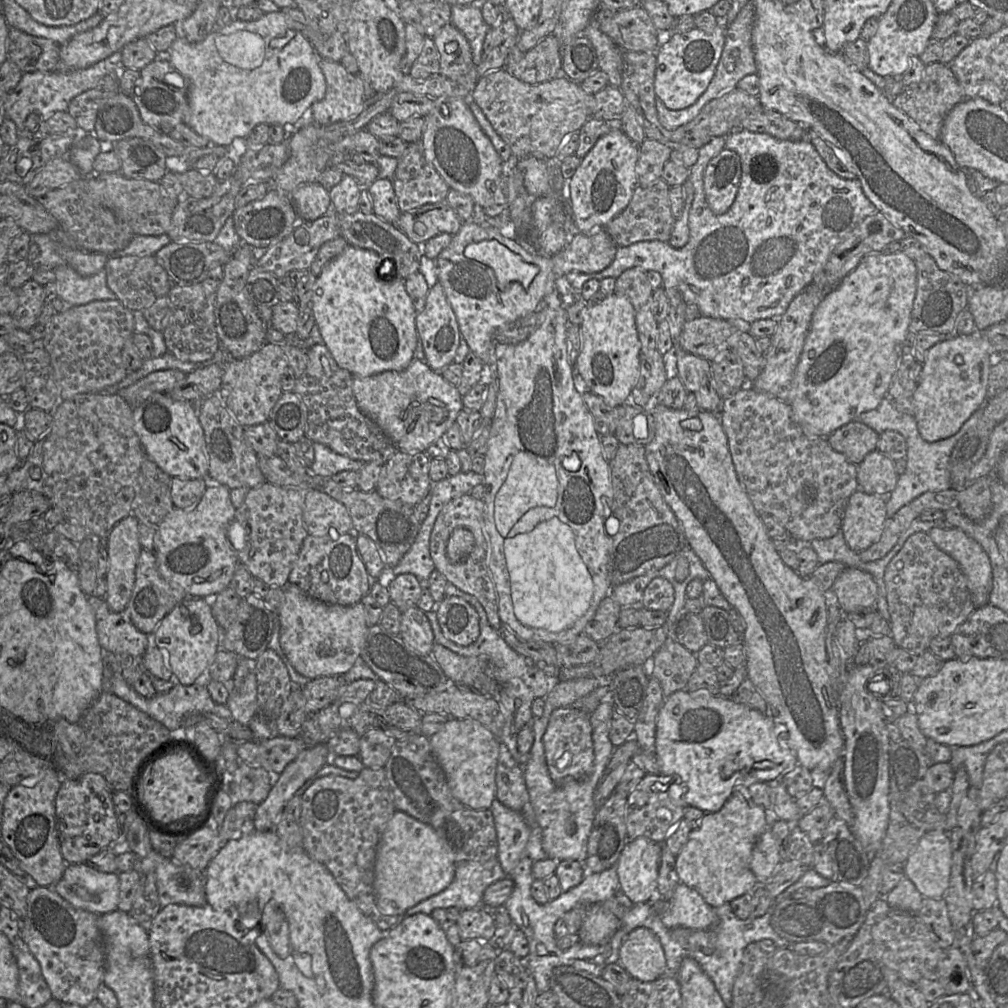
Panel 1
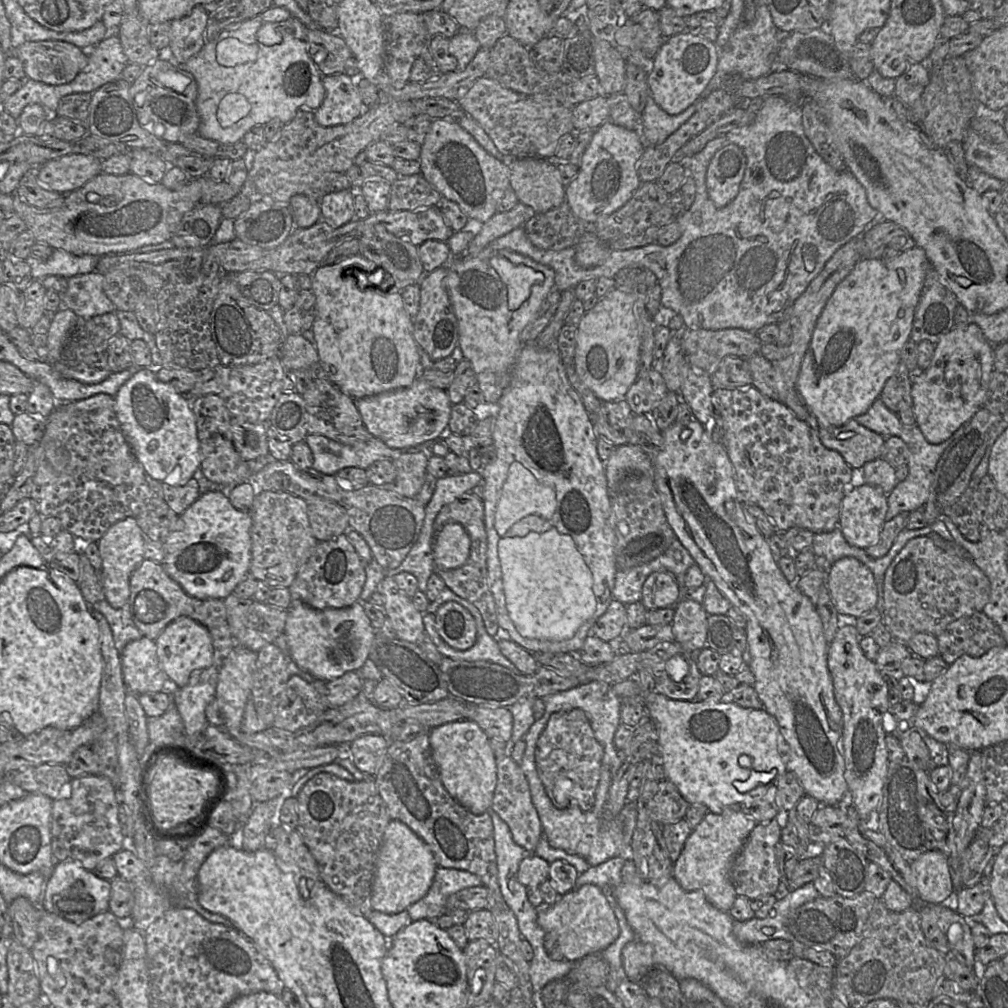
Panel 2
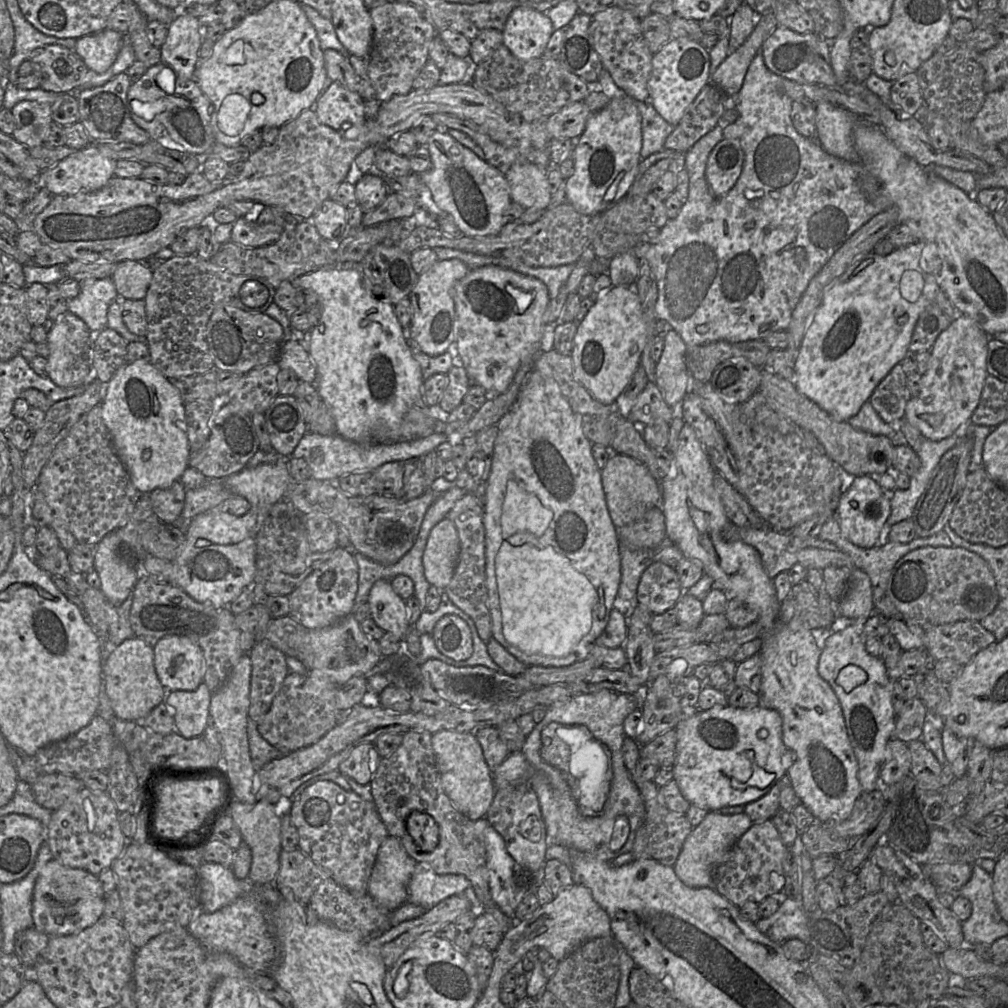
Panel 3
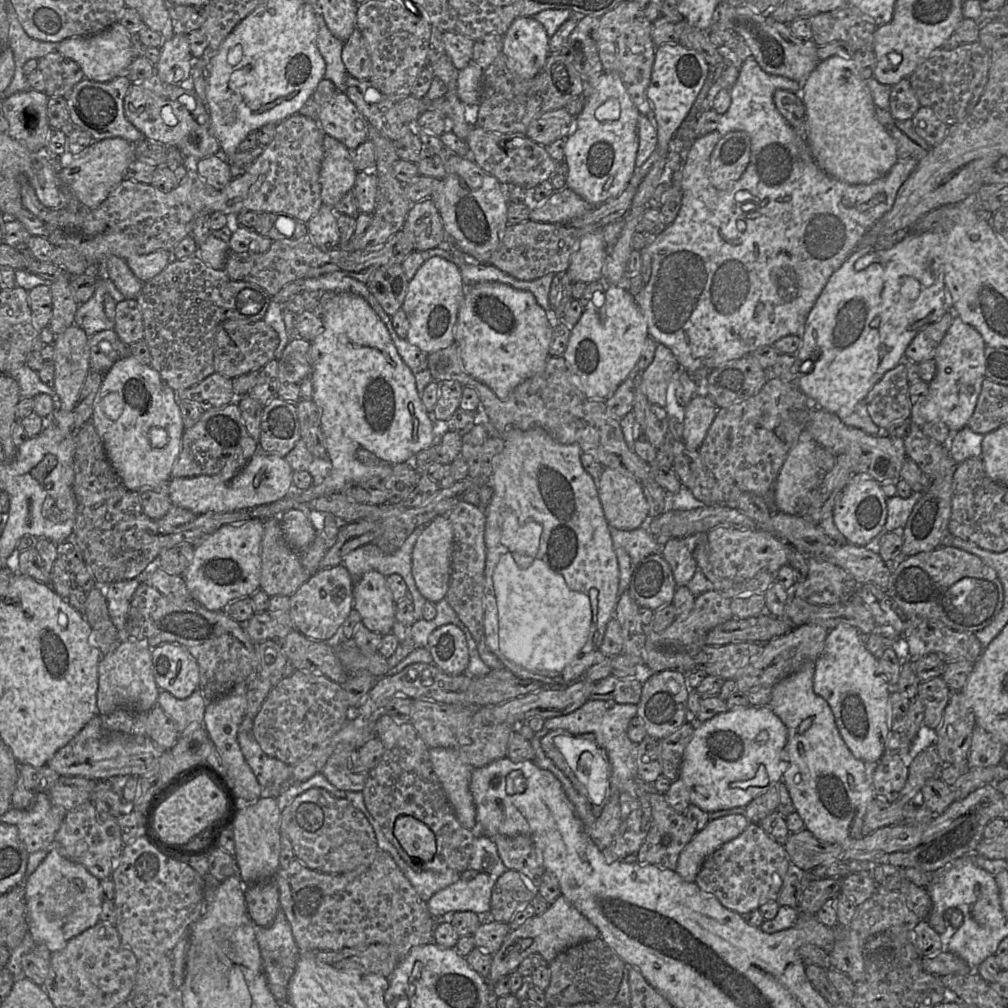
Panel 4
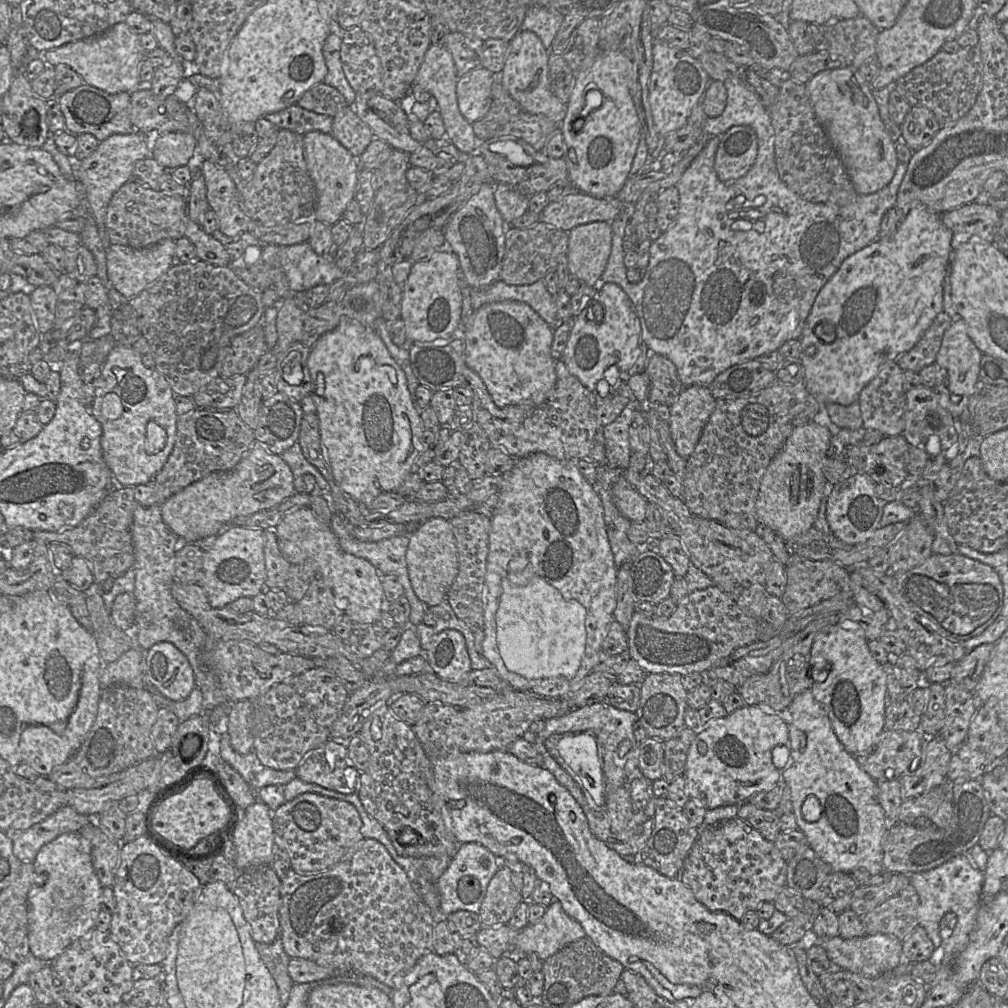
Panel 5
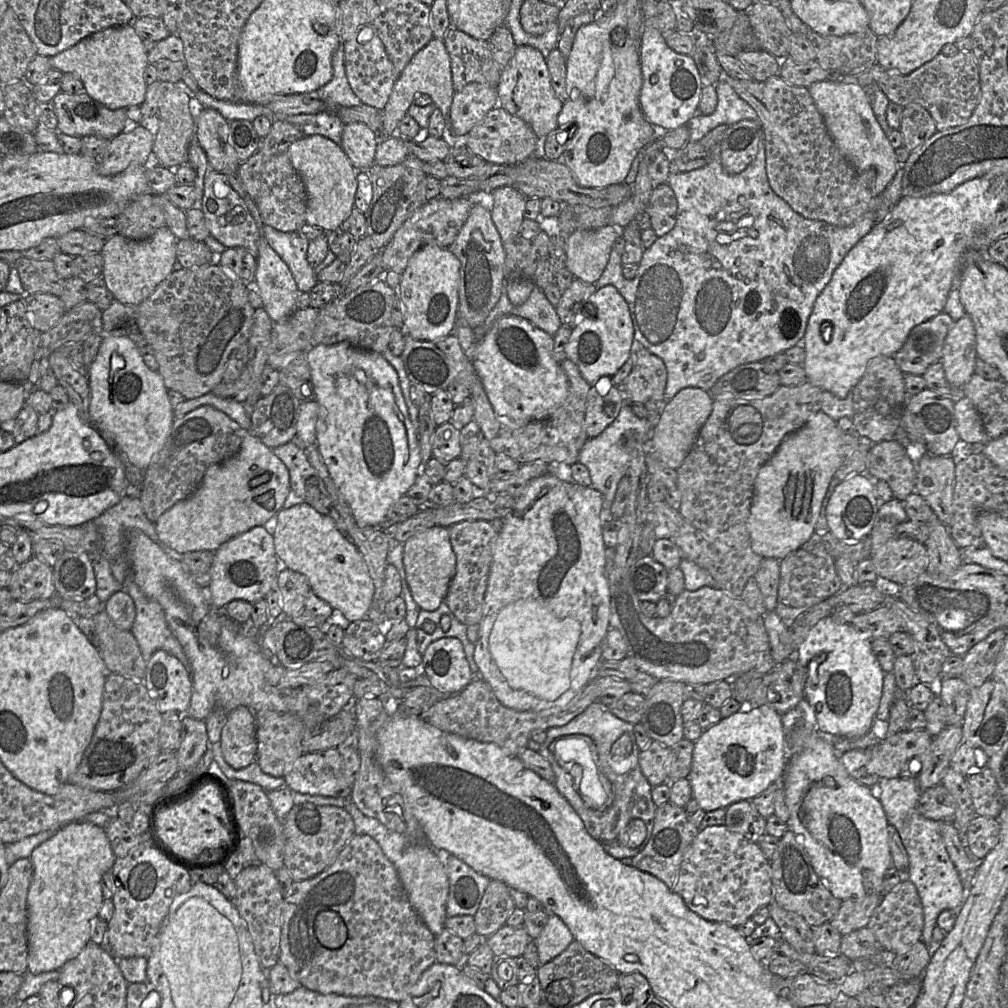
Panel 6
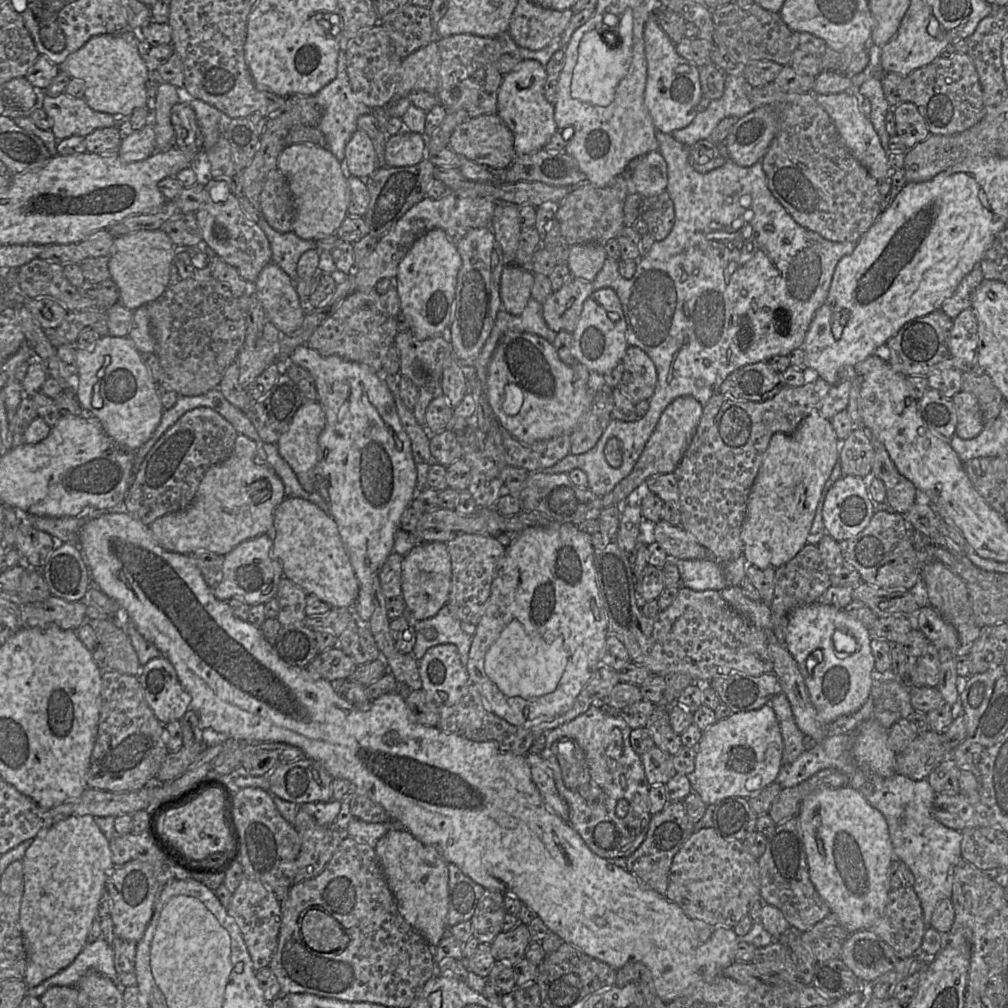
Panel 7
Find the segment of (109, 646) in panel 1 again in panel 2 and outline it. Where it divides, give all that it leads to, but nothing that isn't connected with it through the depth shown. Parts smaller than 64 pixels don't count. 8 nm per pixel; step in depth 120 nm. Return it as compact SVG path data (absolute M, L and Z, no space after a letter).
M104 597L91 607L92 610L101 613L107 620L112 631L115 648L119 654L128 643L144 636L132 619L129 602L119 609L115 609Z

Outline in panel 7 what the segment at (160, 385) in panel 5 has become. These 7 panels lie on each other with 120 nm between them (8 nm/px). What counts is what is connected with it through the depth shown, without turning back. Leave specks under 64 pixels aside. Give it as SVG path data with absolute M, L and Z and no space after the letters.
M104 336L93 347L77 349L78 388L76 398L102 423L106 434L123 449L136 451L158 427L164 408L157 384L142 361L133 341L125 337Z

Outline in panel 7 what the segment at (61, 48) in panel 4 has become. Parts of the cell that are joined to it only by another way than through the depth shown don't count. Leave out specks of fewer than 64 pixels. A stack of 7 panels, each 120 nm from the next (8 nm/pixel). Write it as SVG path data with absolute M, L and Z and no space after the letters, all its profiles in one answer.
M126 29L121 32L100 34L91 37L80 49L71 53L58 65L60 71L68 73L71 78L79 79L84 83L85 93L83 99L95 111L111 115L122 114L129 116L134 109L146 107L148 95L145 88L148 68L143 57L139 54L138 31Z

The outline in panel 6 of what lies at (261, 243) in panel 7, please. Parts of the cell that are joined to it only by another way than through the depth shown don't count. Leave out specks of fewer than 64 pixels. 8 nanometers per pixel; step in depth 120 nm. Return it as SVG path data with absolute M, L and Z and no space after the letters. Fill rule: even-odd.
M212 168L207 170L204 178L204 193L201 209L204 213L206 225L211 236L216 238L226 248L243 247L257 259L258 242L261 235L260 230L258 229L243 200L231 187L227 176ZM216 181L224 181L223 183L227 187L228 194L224 198L217 198L214 194L213 184Z

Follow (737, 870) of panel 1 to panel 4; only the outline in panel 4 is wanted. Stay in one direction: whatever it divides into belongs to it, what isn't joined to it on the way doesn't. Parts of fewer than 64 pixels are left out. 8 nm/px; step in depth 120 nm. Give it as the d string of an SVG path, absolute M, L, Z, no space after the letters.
M740 814L710 820L682 850L675 872L684 881L694 882L707 857L739 836L749 823L746 816Z

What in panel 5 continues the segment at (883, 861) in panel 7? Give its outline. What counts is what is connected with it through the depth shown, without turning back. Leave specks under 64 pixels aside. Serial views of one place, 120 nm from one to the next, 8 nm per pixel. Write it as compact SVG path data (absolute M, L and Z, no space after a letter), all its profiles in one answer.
M812 690L795 696L786 710L785 721L789 728L790 757L781 778L790 789L792 812L797 826L809 842L809 846L834 870L850 874L864 868L871 875L883 870L883 838L888 822L878 800L877 782L858 764L855 756L847 752L835 734L827 711L816 701Z

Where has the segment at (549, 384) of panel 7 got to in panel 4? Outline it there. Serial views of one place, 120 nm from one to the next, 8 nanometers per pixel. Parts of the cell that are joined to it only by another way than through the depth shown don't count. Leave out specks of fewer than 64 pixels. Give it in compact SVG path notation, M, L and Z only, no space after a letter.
M500 282L465 288L454 326L454 344L466 372L505 400L512 390L546 365L553 328L533 293Z

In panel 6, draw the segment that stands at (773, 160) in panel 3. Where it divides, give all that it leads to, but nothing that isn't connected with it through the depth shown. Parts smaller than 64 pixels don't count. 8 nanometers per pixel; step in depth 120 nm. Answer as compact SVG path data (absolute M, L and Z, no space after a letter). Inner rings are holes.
M719 81L716 91L718 101L715 111L703 115L699 120L700 123L708 124L708 132L719 125L731 126L741 120L758 121L756 111L727 82ZM764 138L760 142L758 153L753 162L741 173L736 175L724 171L720 161L720 145L710 149L711 161L704 167L689 172L670 173L667 183L673 190L677 199L677 220L674 228L667 234L658 237L653 245L645 249L639 264L638 272L633 279L626 279L622 273L622 257L613 247L608 263L597 282L596 288L613 285L623 296L628 304L634 327L634 340L638 341L645 349L662 359L667 369L667 384L662 402L669 402L681 389L687 387L700 388L709 391L717 380L735 367L763 361L766 358L797 345L803 345L808 319L814 303L822 290L831 280L834 270L842 262L848 252L864 237L875 225L877 211L877 197L896 204L902 197L903 167L898 165L896 173L880 196L875 196L872 208L856 223L848 227L837 227L823 221L809 220L794 212L769 186L766 173L766 154ZM744 196L745 203L739 203L738 197Z

